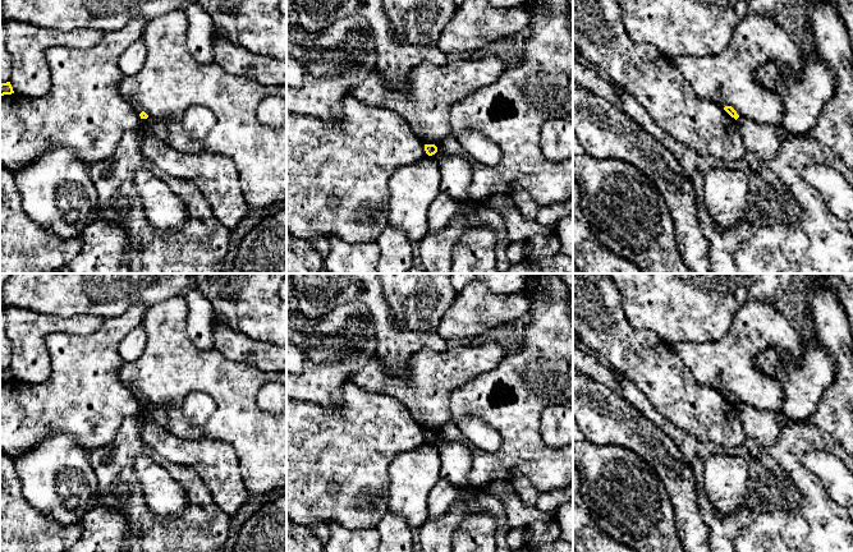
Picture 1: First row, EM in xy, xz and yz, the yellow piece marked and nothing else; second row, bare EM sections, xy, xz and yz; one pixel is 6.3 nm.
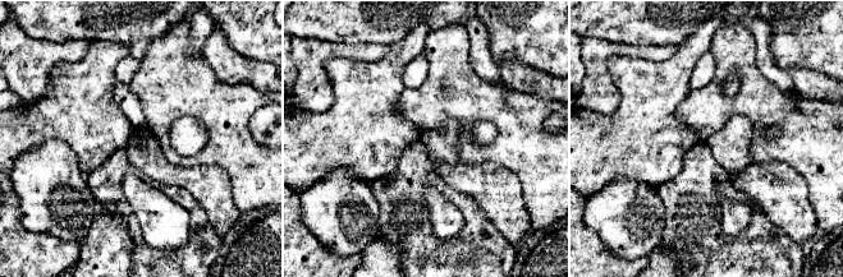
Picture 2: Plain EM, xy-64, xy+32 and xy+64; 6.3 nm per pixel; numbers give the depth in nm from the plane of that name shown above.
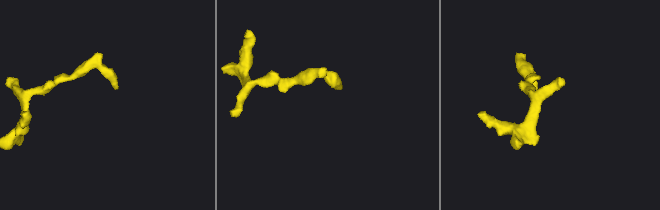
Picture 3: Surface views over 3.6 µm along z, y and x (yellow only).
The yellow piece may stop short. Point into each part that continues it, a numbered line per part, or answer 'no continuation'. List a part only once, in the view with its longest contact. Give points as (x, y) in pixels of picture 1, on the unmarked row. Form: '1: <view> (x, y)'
no continuation

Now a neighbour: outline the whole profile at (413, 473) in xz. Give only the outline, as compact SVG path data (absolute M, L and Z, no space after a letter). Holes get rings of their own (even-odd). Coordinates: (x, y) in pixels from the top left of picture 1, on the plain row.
M434 442L396 455L389 466L389 511L402 516L412 529L427 521L427 497L441 479L440 457Z

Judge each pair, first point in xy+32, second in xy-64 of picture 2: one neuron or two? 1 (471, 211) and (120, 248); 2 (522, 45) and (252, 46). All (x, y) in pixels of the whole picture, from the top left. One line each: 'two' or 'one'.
1: two
2: one

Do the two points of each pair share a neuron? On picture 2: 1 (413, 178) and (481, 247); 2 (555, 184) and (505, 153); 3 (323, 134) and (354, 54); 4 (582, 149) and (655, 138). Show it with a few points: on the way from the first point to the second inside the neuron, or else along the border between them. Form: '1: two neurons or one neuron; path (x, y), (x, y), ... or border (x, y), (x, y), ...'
1: one neuron; path (413, 206), (413, 224), (438, 248), (453, 248)
2: one neuron; path (543, 171), (525, 153), (518, 153)
3: two neurons; border (381, 58), (374, 61), (330, 58), (323, 65)
4: one neuron; path (600, 148), (637, 141)

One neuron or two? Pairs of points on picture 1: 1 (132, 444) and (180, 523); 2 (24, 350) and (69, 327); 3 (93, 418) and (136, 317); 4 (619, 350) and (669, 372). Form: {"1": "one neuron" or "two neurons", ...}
{"1": "one neuron", "2": "one neuron", "3": "one neuron", "4": "one neuron"}

